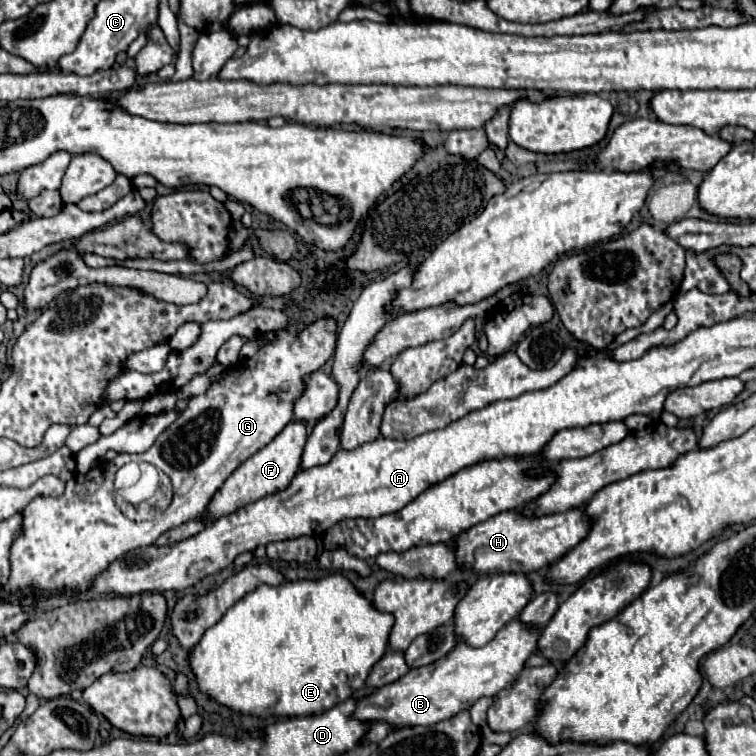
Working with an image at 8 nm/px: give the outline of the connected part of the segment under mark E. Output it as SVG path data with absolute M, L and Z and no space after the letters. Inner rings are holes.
M338 573L320 581L294 581L278 587L260 585L232 605L224 617L200 637L188 653L188 663L198 689L236 713L262 719L304 717L322 713L350 699L354 691L364 687L374 661L388 649L386 641L392 625L394 617L390 617L390 613L374 609L374 605L356 593L352 583Z

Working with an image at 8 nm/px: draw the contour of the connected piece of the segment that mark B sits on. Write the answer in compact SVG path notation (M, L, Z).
M510 621L484 647L468 647L466 643L456 643L446 657L426 667L410 669L398 681L370 691L366 697L358 699L352 717L364 723L378 721L392 727L434 725L462 709L470 709L476 699L494 697L498 689L510 685L510 677L514 677L514 673L524 667L524 661L536 651L536 645L538 633L526 633L518 621Z

